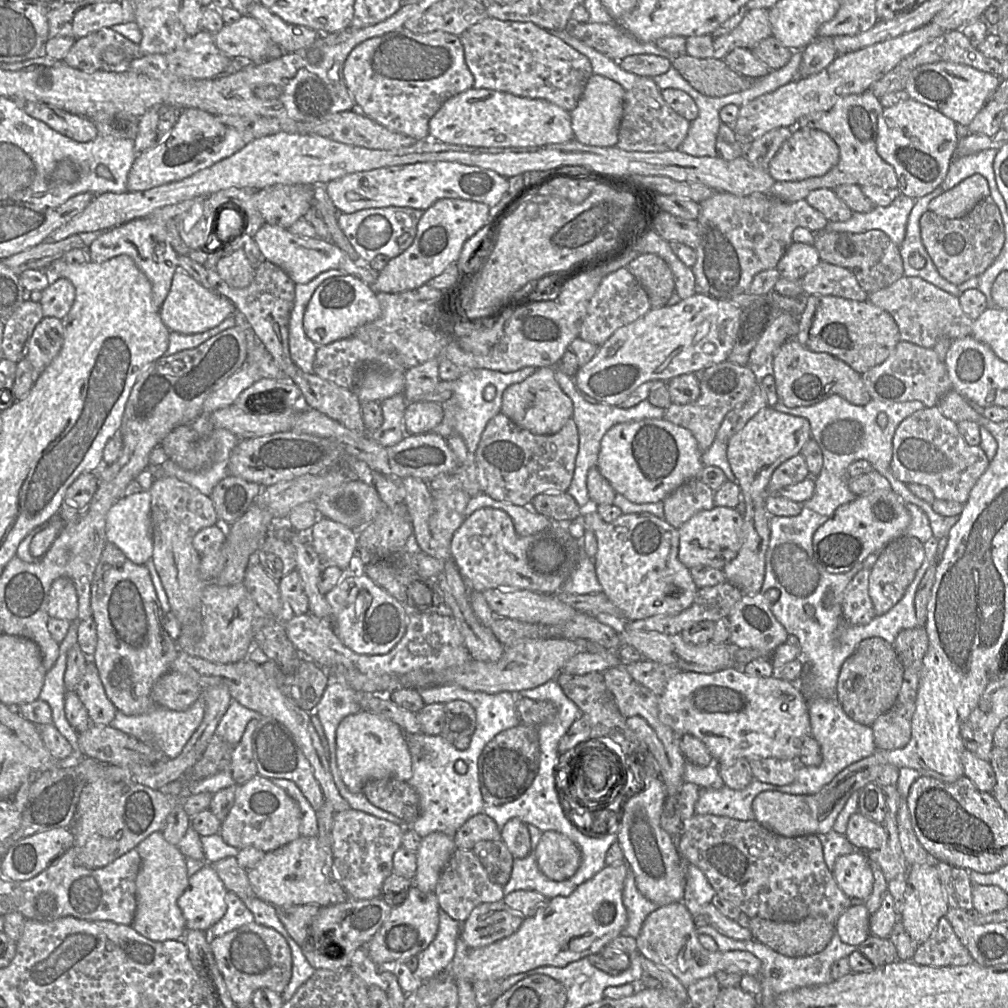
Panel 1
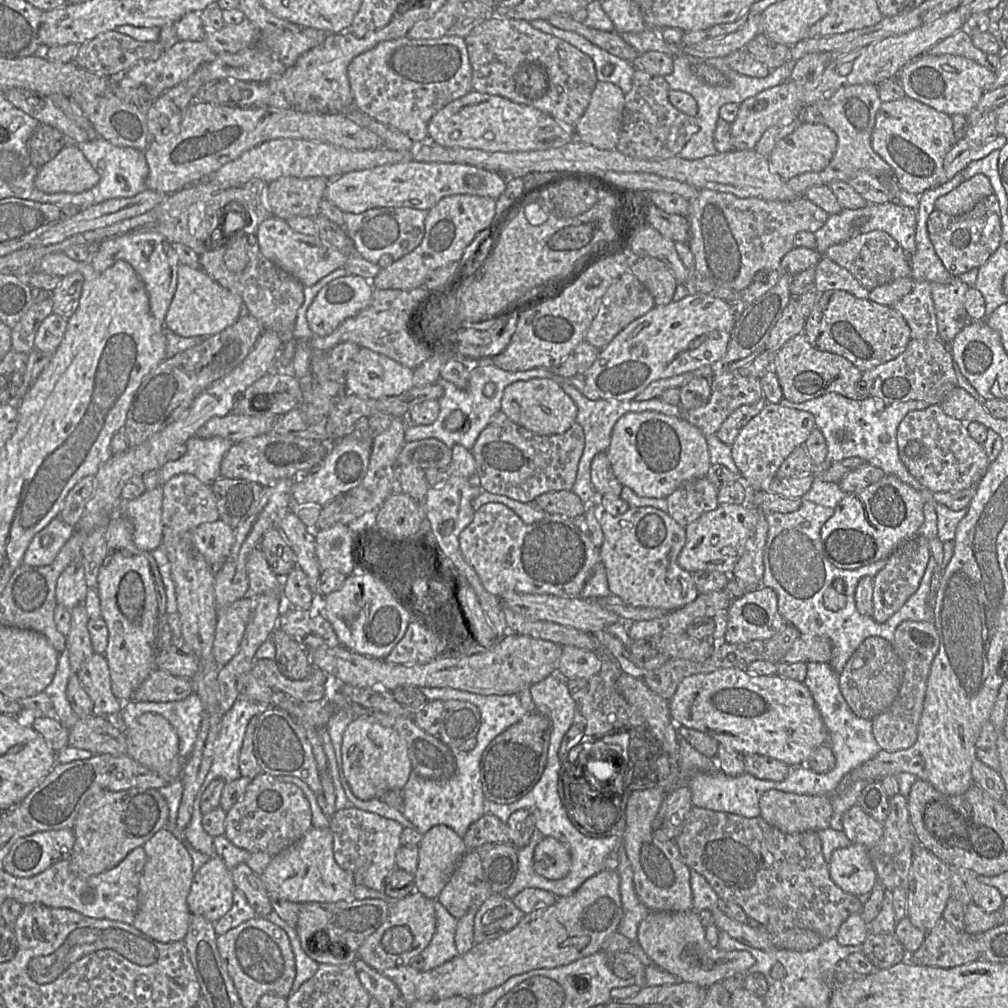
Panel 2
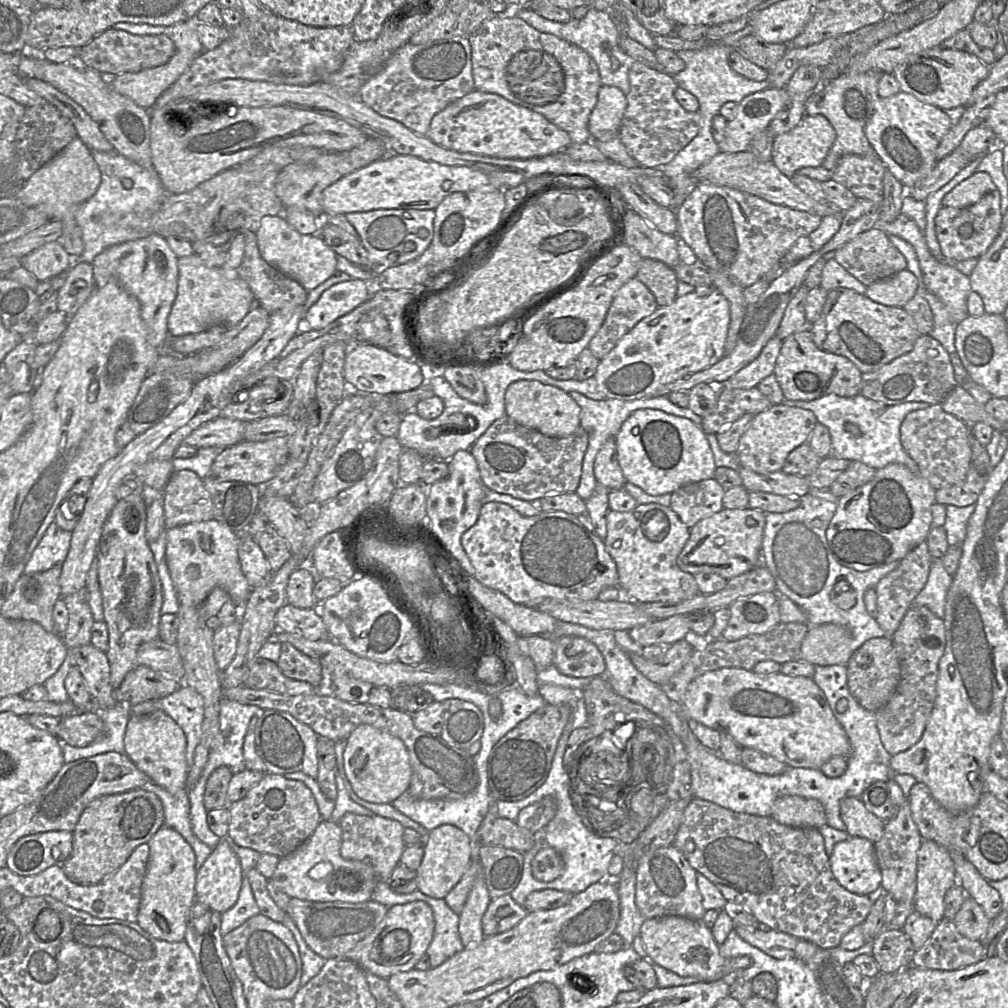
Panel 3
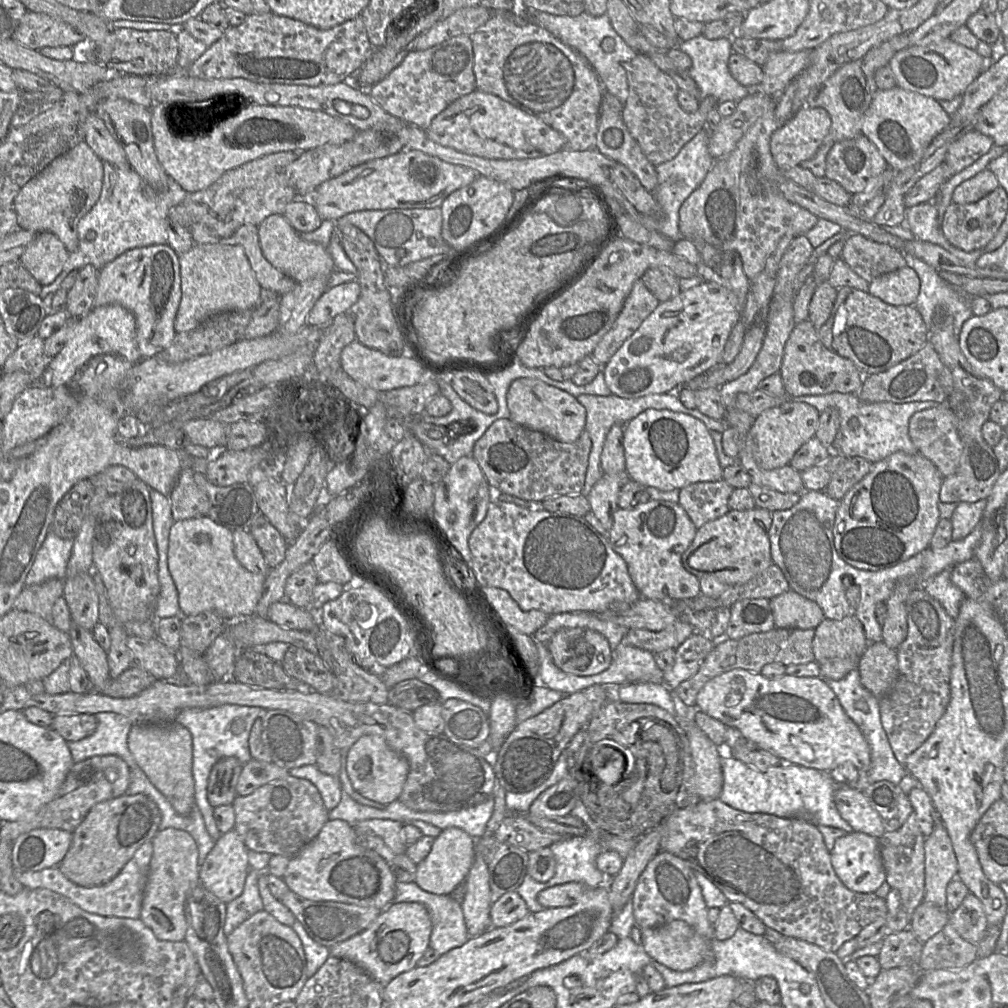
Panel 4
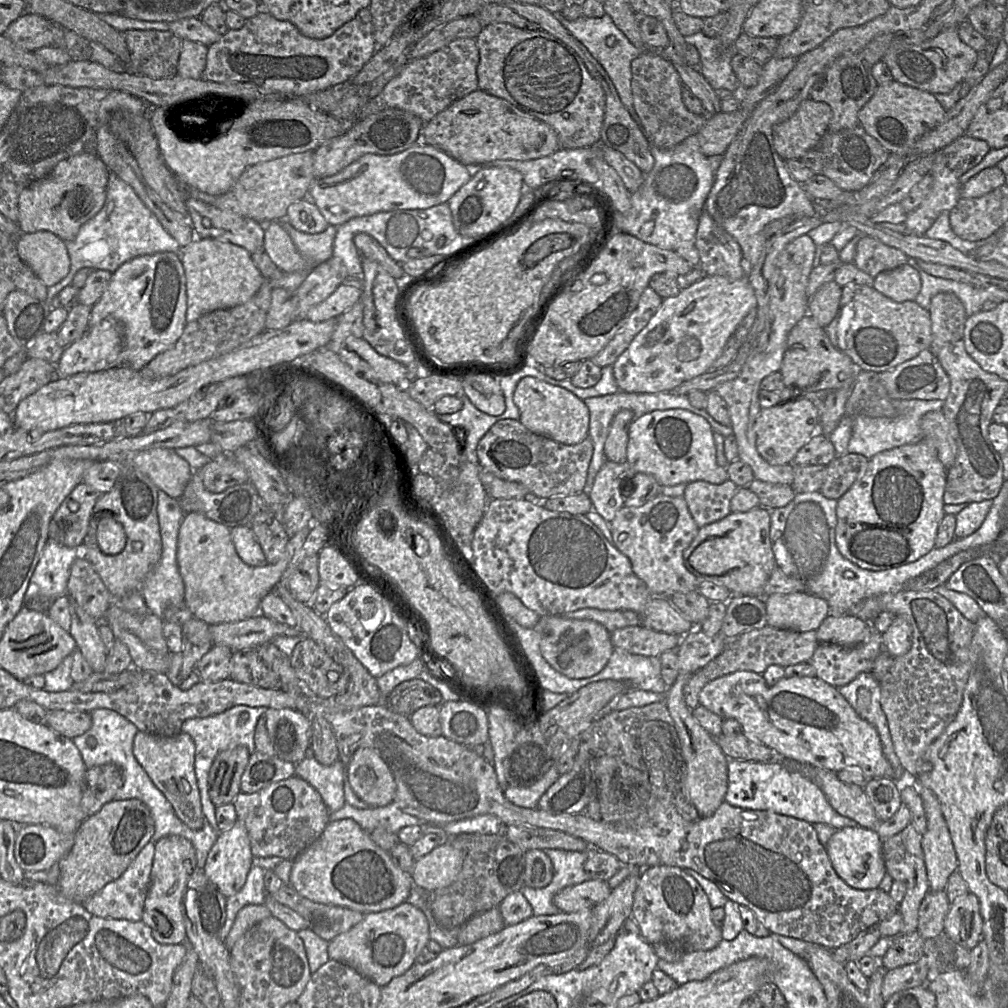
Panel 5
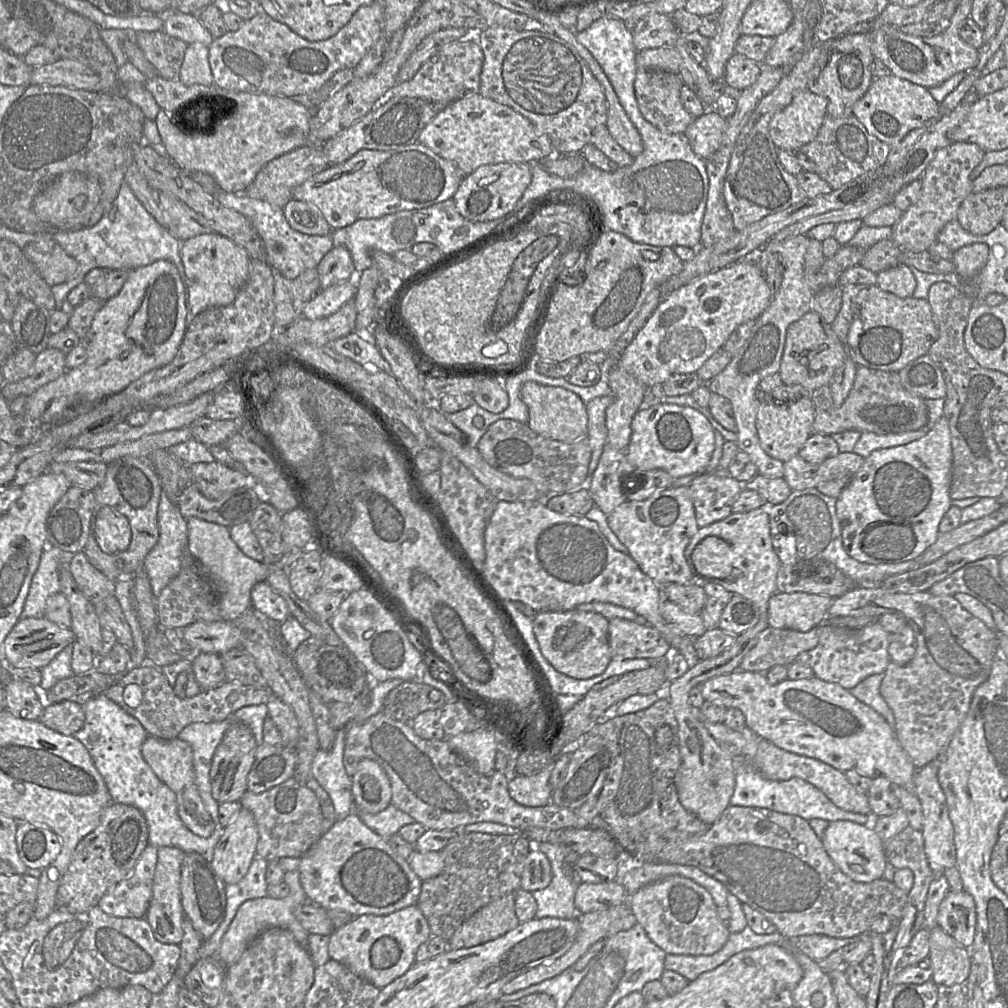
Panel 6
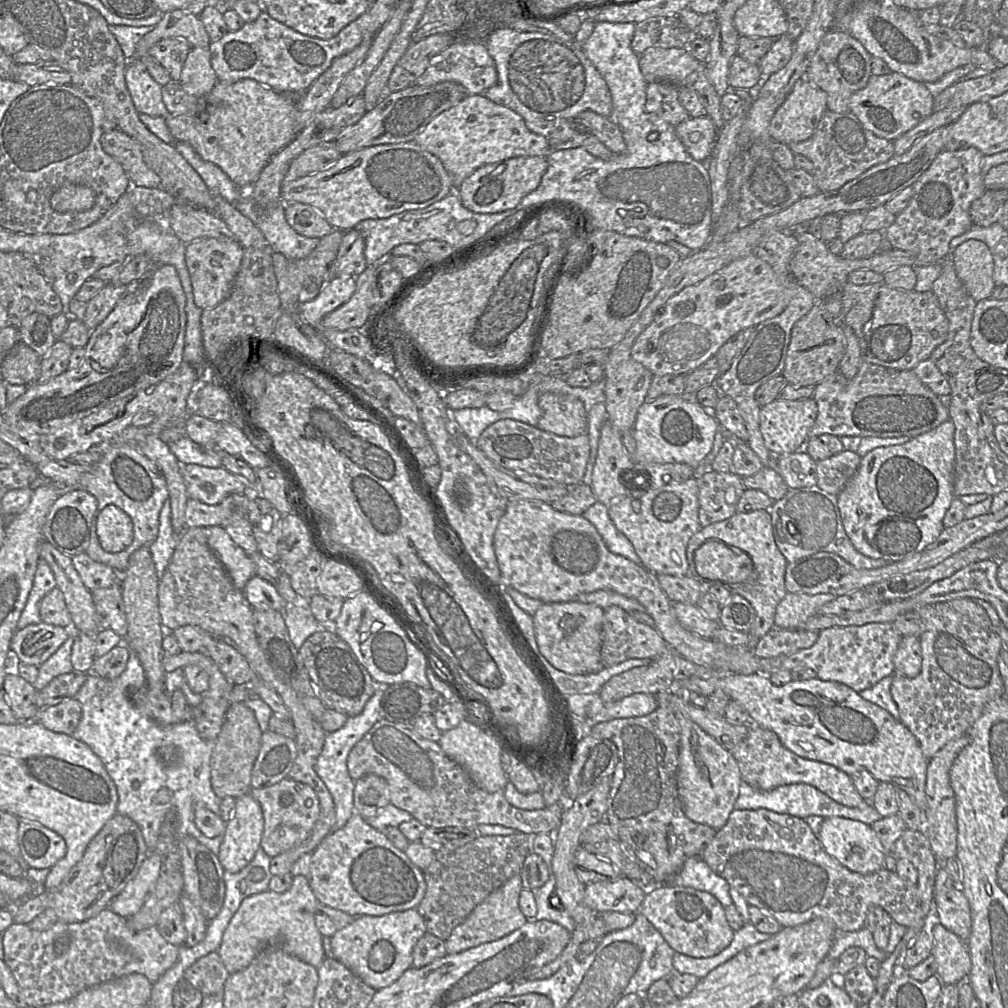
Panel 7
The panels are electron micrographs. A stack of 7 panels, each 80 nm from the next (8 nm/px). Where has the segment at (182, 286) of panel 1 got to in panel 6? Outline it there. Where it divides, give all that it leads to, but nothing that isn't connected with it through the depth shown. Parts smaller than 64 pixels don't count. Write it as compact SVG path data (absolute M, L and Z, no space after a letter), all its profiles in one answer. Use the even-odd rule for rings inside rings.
M216 232L183 241L181 260L186 275L189 315L194 317L207 309L231 304L248 279L250 259L245 248Z

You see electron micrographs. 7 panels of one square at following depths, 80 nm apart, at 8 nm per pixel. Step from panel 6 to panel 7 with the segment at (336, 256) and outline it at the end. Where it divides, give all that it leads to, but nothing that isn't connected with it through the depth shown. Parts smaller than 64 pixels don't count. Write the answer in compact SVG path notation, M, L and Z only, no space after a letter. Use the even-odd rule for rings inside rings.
M355 229L343 231L336 257L336 276L359 276L367 267L365 240Z

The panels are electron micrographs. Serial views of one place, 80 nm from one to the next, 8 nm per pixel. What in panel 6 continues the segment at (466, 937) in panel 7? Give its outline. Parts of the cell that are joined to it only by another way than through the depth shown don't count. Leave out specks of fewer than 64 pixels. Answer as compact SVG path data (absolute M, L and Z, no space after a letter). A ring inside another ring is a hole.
M510 892L479 909L457 928L448 941L449 949L471 948L515 929L521 923L515 913L515 897Z

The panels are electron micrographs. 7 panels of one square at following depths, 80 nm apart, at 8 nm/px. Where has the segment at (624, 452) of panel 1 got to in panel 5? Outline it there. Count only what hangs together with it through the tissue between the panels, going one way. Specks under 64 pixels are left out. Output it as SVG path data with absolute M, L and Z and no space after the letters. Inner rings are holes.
M667 409L667 410L654 410L649 413L645 413L639 417L636 417L628 428L628 444L626 452L627 462L635 469L636 472L641 472L653 476L661 486L674 486L681 483L688 484L693 481L706 481L712 484L721 484L729 479L727 470L725 467L721 467L716 461L716 449L713 438L713 428L707 422L705 418L700 415L694 414L685 409Z

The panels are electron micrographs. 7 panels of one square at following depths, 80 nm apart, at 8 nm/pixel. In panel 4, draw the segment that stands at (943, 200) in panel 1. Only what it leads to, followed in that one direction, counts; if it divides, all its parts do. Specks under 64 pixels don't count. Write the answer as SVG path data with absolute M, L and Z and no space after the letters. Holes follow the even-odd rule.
M984 169L955 188L952 194L952 202L957 204L977 202L998 186L999 182L995 174Z

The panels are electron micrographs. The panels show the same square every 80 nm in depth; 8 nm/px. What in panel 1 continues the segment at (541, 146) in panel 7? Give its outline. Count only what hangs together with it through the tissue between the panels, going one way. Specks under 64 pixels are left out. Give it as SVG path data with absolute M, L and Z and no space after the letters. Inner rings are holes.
M472 87L447 99L429 120L429 137L447 144L486 147L530 147L574 138L570 113L544 99Z

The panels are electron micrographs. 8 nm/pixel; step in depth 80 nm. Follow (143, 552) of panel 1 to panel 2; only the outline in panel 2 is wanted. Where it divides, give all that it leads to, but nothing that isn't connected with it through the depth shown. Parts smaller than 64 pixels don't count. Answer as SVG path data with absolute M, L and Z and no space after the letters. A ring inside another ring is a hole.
M161 486L134 500L120 501L119 513L131 521L134 544L142 551L151 553L162 543L162 502Z

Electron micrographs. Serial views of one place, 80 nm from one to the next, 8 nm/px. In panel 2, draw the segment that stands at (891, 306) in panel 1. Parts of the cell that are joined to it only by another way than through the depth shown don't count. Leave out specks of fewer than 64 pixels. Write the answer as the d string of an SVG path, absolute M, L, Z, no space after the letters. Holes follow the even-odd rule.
M915 281L910 293L892 306L910 328L911 339L938 339L938 328L930 282Z

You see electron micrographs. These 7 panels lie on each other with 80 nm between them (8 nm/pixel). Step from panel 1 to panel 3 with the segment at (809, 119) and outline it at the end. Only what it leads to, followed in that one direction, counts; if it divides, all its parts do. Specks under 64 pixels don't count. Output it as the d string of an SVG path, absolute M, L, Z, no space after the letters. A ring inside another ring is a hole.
M877 71L856 75L843 73L834 79L823 82L817 90L810 94L805 102L805 114L826 117L835 130L836 138L820 166L802 168L795 174L807 176L818 182L825 182L832 179L837 163L844 155L855 154L865 158L877 157L864 129L879 99L878 81L881 74Z

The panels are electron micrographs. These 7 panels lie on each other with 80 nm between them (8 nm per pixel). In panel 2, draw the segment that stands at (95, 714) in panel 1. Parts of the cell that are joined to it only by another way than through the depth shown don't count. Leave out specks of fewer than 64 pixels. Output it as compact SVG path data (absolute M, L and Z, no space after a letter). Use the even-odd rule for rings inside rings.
M93 653L82 664L77 674L93 703L93 714L105 717L119 714L123 702L111 691L110 673L104 654Z

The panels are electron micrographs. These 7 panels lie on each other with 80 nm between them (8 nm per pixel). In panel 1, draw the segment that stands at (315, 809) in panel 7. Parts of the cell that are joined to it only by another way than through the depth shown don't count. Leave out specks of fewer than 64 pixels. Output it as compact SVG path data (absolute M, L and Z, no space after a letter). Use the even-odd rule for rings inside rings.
M257 774L237 787L234 803L218 834L234 848L254 847L267 853L299 838L301 819L297 802L271 779Z

